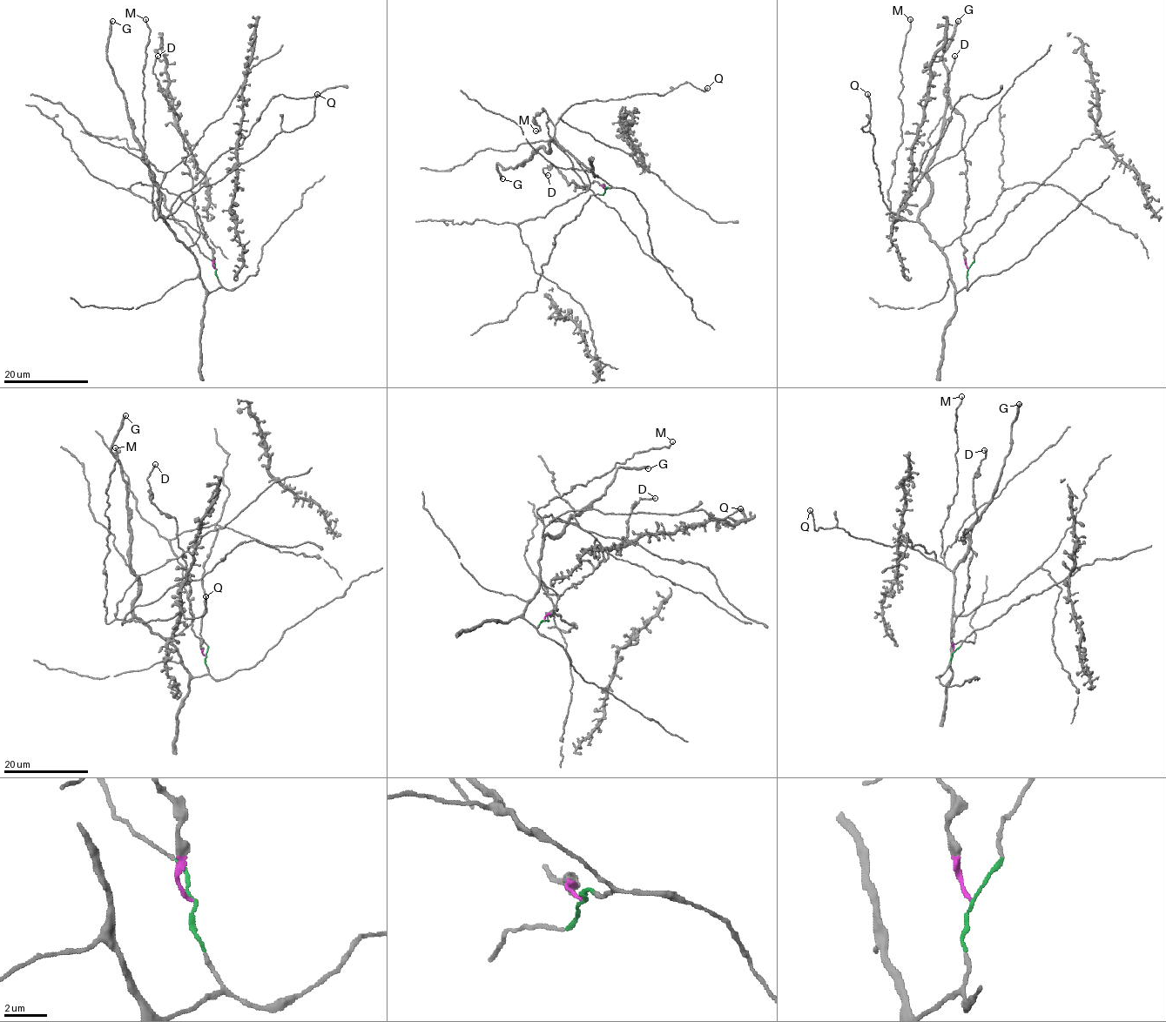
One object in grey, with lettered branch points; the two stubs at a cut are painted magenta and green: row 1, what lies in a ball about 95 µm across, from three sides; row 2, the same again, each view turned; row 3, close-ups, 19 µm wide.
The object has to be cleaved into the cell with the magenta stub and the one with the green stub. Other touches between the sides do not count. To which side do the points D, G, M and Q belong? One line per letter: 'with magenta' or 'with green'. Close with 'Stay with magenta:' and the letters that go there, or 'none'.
D: with magenta
G: with green
M: with green
Q: with green
Stay with magenta: D

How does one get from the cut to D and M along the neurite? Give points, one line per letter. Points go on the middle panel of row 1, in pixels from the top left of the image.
D: (606, 189), (594, 181), (583, 188), (573, 182), (568, 184), (552, 164), (542, 169), (548, 176)
M: (606, 189), (611, 186), (554, 137), (554, 124), (543, 109), (535, 123), (532, 120), (539, 127), (535, 130)

